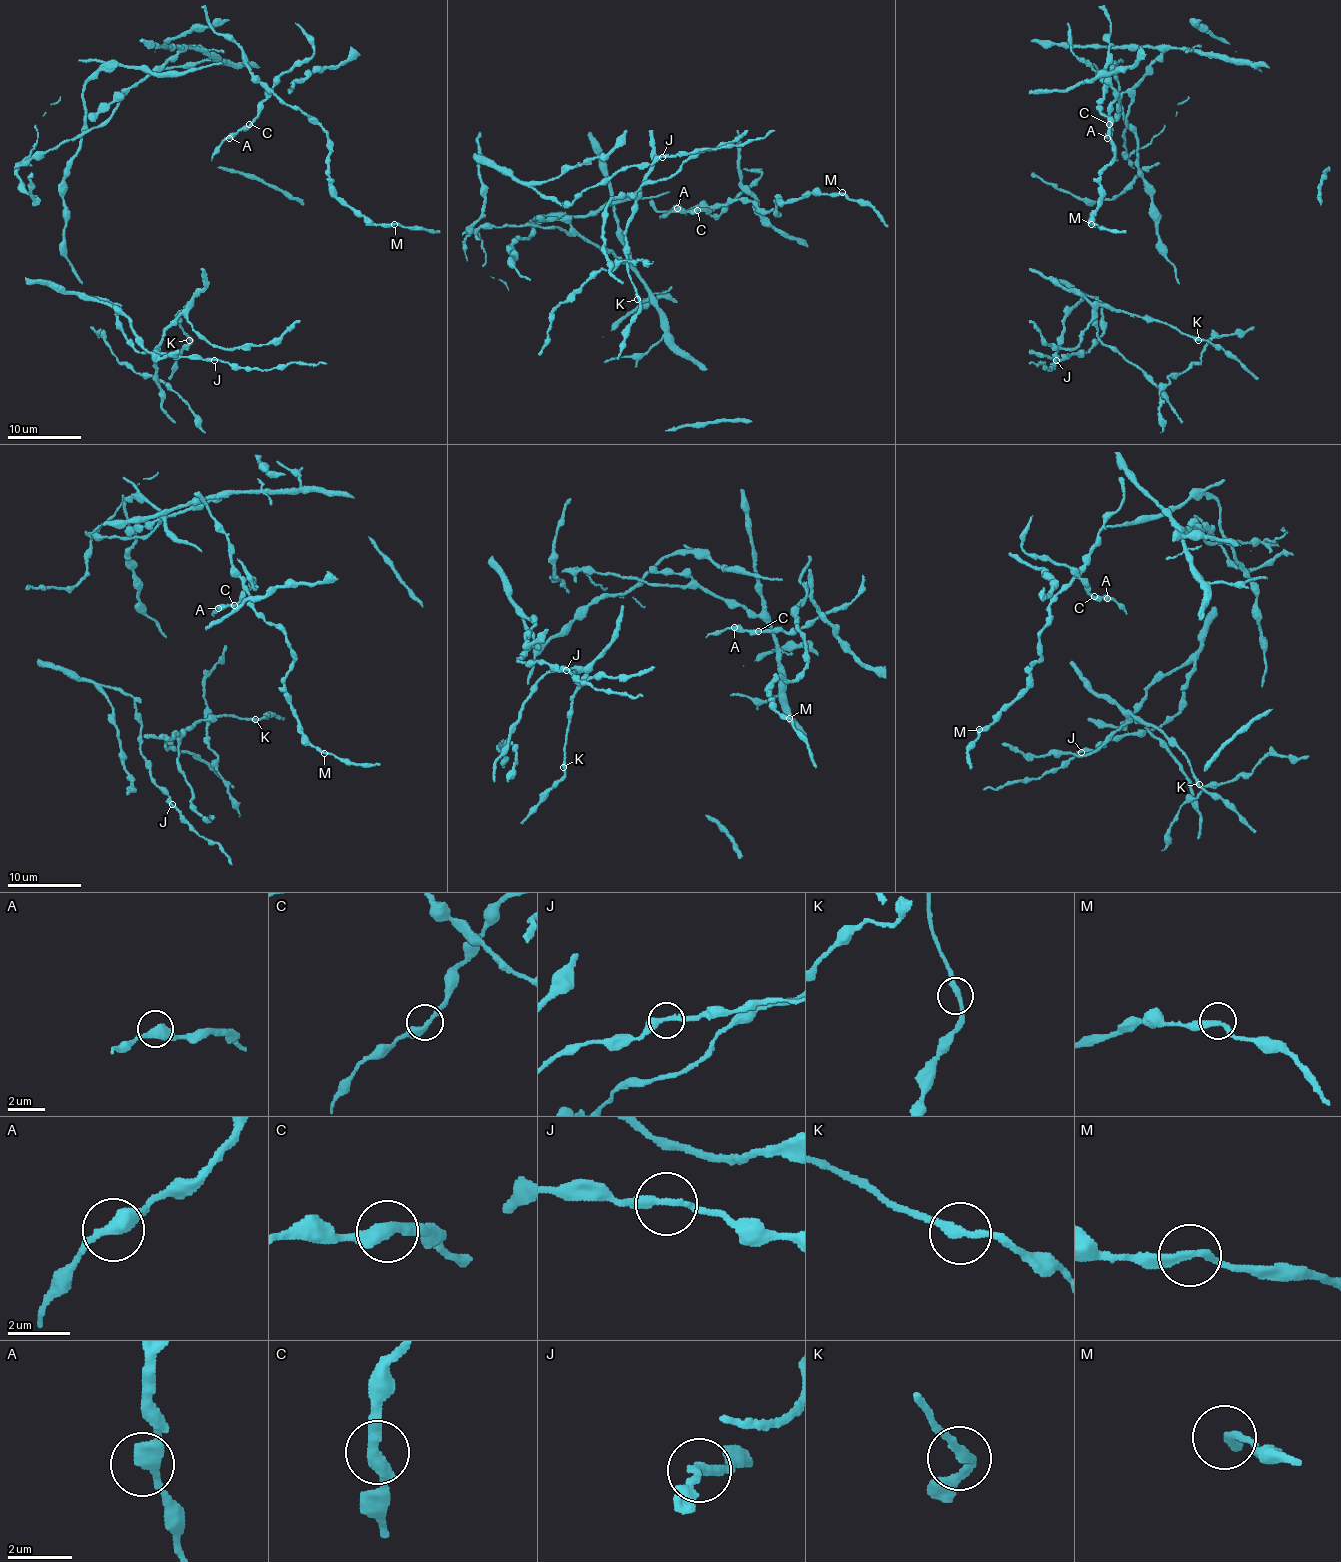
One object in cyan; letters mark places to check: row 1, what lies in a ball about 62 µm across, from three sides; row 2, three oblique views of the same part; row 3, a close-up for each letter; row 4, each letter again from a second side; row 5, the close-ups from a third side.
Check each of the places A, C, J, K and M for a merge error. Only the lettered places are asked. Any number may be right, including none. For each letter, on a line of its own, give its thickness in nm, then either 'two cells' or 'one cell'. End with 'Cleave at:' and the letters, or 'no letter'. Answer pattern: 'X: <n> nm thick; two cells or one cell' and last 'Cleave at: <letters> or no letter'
A: 440 nm thick; one cell
C: 360 nm thick; one cell
J: 280 nm thick; one cell
K: 280 nm thick; one cell
M: 240 nm thick; one cell
Cleave at: no letter

